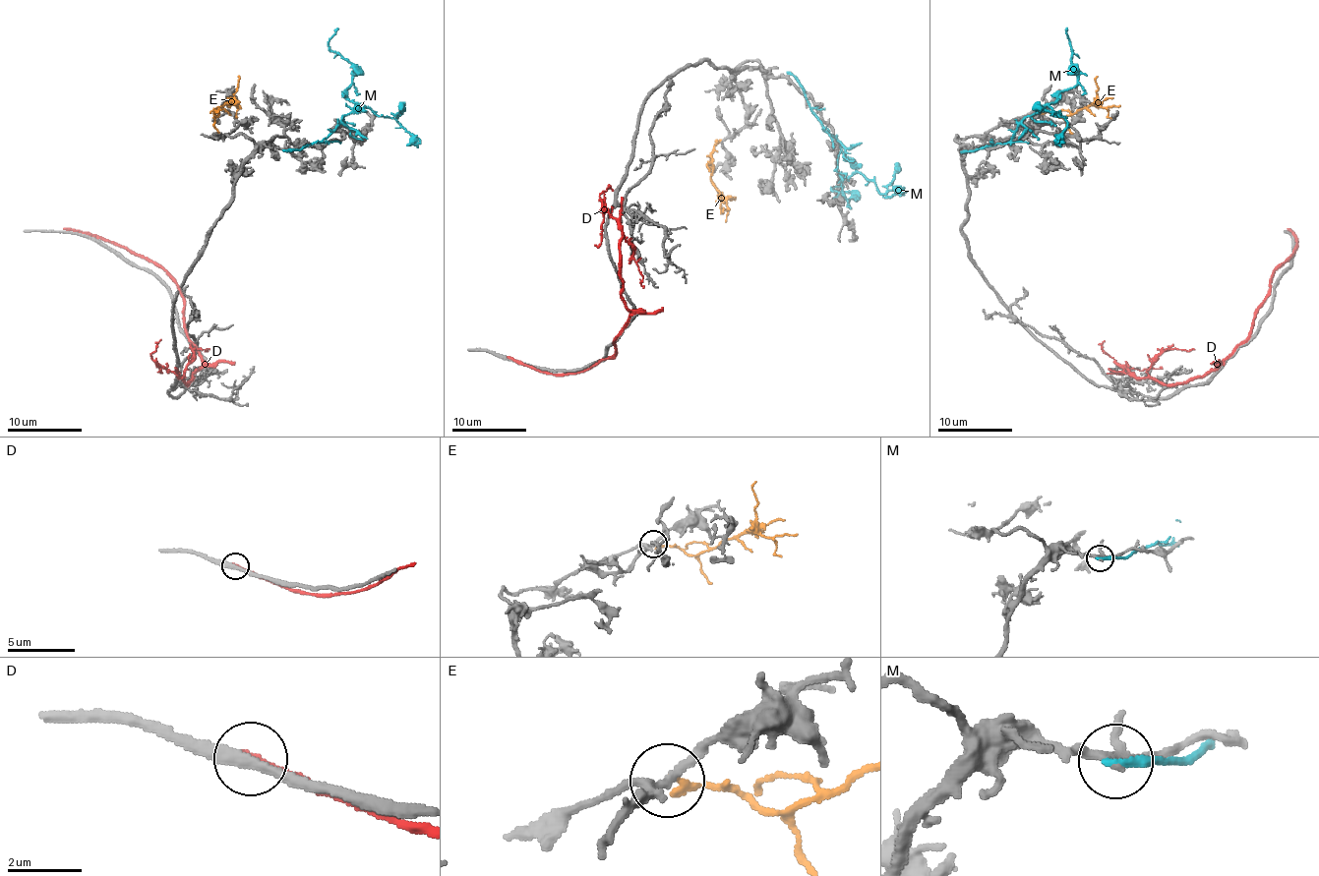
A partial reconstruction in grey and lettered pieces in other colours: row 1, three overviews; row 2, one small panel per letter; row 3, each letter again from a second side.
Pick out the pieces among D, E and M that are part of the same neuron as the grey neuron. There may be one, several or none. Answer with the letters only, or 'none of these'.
none of these

